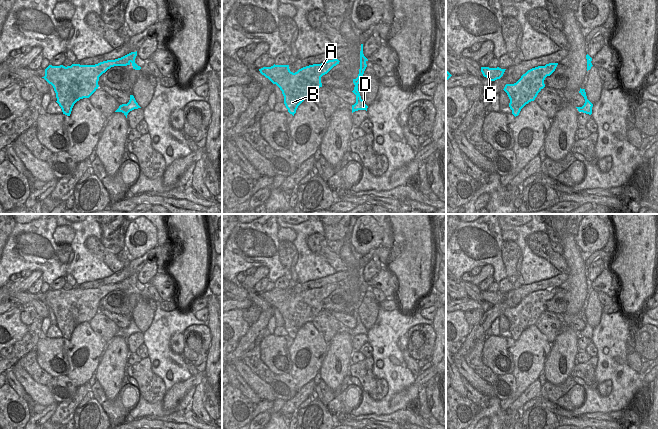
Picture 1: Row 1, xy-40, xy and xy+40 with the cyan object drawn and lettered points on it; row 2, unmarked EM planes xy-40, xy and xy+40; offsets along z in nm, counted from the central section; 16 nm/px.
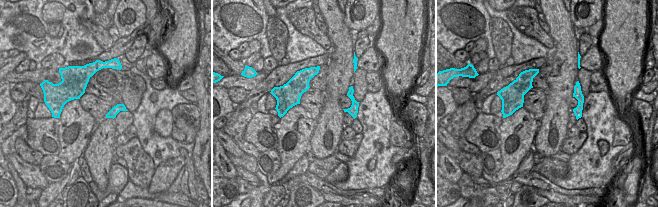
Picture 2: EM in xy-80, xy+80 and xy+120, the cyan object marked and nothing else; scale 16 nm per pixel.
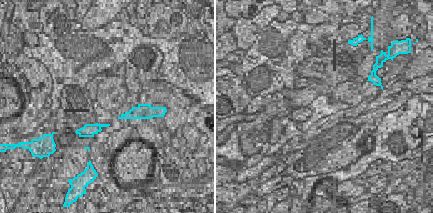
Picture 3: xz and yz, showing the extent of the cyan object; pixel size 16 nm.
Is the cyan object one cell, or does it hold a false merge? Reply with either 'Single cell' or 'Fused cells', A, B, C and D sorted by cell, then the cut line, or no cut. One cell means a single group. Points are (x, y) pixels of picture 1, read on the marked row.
Single cell. Groups: A B C D. No split

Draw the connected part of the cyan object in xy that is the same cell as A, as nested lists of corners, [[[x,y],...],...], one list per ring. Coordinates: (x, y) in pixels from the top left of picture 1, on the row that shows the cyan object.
[[[338,59],[313,64],[293,73],[289,65],[273,65],[259,69],[260,73],[276,84],[284,96],[288,112],[294,116],[298,106],[307,98],[312,98],[322,87],[321,77],[339,64]]]

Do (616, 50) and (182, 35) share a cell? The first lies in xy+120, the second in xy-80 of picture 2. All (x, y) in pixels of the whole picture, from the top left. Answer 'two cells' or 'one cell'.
one cell

